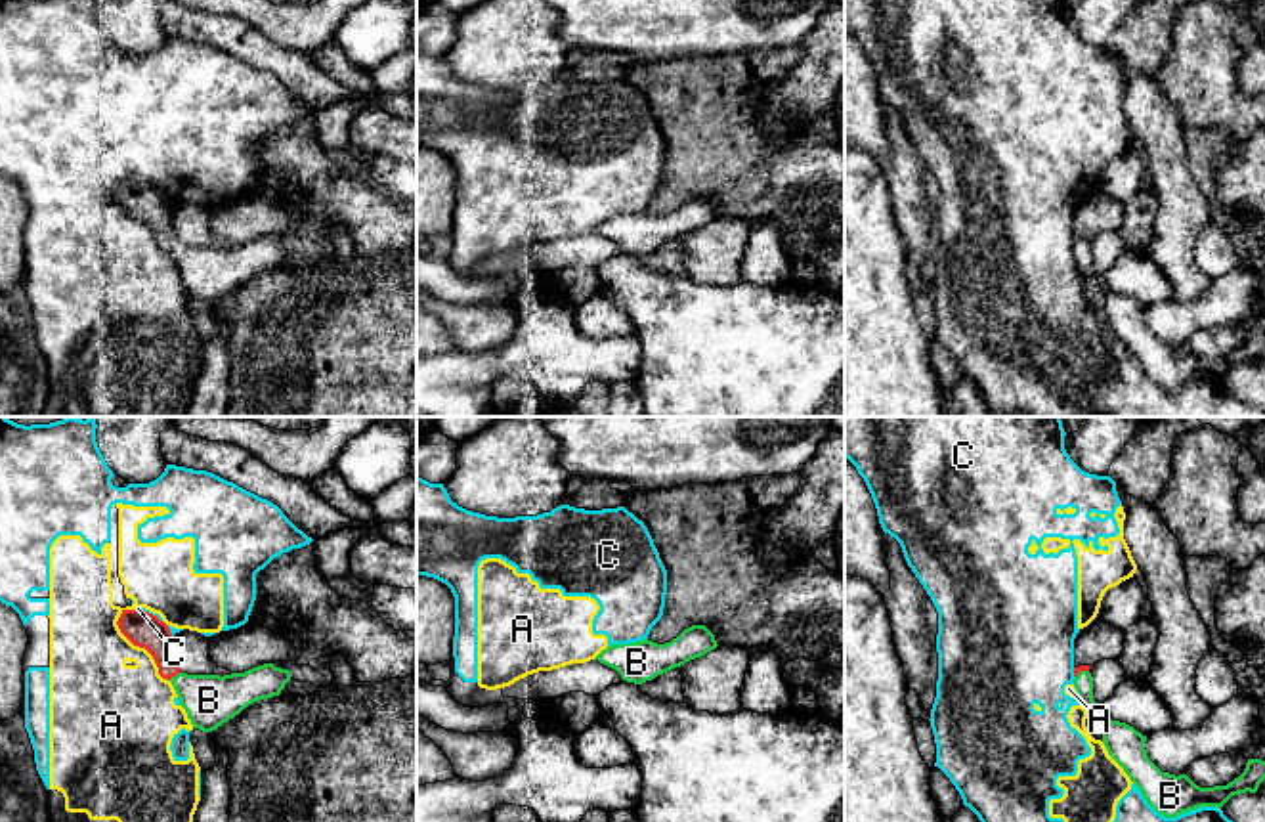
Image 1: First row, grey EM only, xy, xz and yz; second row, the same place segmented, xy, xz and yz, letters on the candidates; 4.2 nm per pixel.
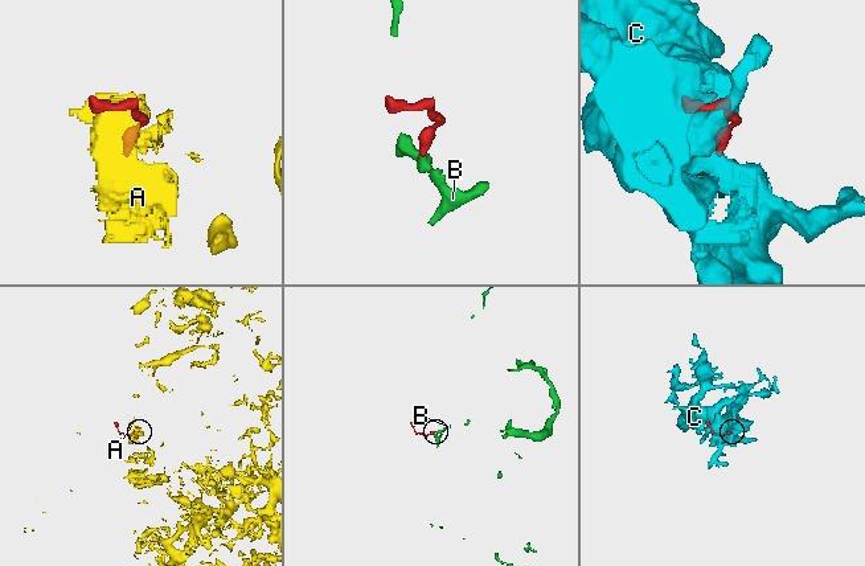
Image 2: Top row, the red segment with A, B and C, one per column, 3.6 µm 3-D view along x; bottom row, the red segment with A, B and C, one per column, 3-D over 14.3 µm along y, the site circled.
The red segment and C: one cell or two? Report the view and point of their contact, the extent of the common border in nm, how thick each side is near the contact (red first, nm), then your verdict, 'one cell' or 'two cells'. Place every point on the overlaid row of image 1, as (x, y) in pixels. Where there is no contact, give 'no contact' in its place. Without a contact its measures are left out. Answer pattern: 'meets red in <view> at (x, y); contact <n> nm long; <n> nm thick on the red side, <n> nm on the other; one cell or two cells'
meets red in xy at (150, 614); contact 120 nm long; 150 nm thick on the red side, 20 nm on the other; two cells

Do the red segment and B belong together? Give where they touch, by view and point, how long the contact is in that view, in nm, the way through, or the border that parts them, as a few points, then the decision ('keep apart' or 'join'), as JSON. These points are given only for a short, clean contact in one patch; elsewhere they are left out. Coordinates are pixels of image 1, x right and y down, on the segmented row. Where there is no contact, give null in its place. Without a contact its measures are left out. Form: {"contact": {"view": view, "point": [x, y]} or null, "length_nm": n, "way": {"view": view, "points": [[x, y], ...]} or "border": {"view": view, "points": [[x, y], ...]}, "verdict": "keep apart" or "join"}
{"contact": {"view": "xy", "point": [174, 675]}, "length_nm": 70, "way": {"view": "xy", "points": [[144, 629], [174, 675], [209, 700]]}, "verdict": "join"}

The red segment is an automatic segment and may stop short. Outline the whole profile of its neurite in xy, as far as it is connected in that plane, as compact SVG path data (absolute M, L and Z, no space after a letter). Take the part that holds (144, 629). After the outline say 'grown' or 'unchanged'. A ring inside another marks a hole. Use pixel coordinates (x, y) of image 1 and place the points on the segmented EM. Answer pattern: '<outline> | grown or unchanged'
M122 610L117 621L120 633L139 648L145 648L159 675L172 682L180 705L193 728L212 732L247 705L279 696L290 681L290 671L264 663L245 673L231 675L187 675L172 656L172 633L164 621L145 610Z | grown

